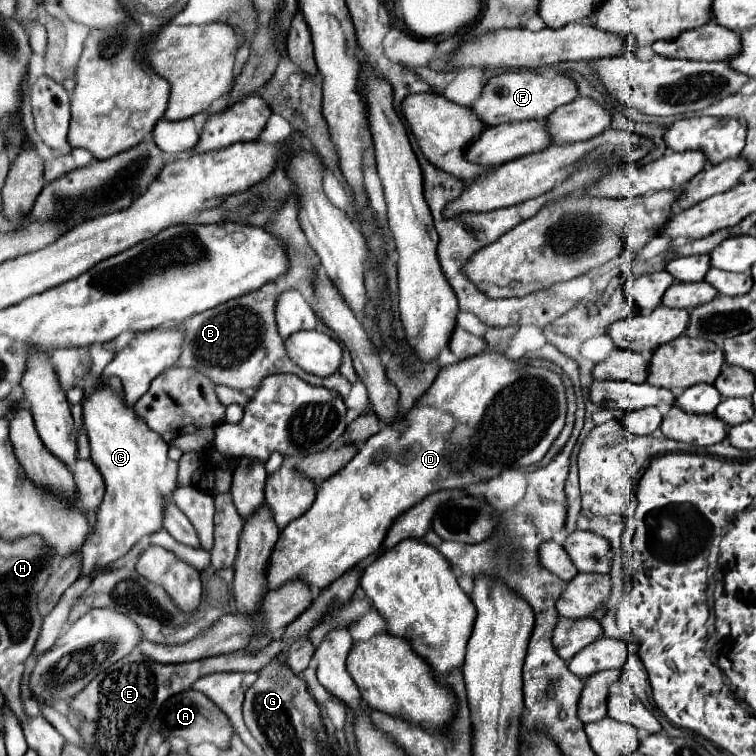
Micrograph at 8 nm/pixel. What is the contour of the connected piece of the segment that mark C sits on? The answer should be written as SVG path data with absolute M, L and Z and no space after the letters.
M97 375L81 405L91 459L107 485L94 529L81 549L81 577L85 577L124 557L139 539L161 529L163 503L177 489L177 463L167 457L167 443L125 403L117 377Z

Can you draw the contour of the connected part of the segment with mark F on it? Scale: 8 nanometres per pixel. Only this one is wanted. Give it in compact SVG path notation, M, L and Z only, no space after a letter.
M505 71L487 81L487 85L481 91L481 97L471 105L471 109L487 127L493 127L493 125L513 123L513 121L531 121L531 119L545 121L559 105L571 103L575 97L577 97L577 87L565 75L547 79L533 71L519 71L519 73Z

